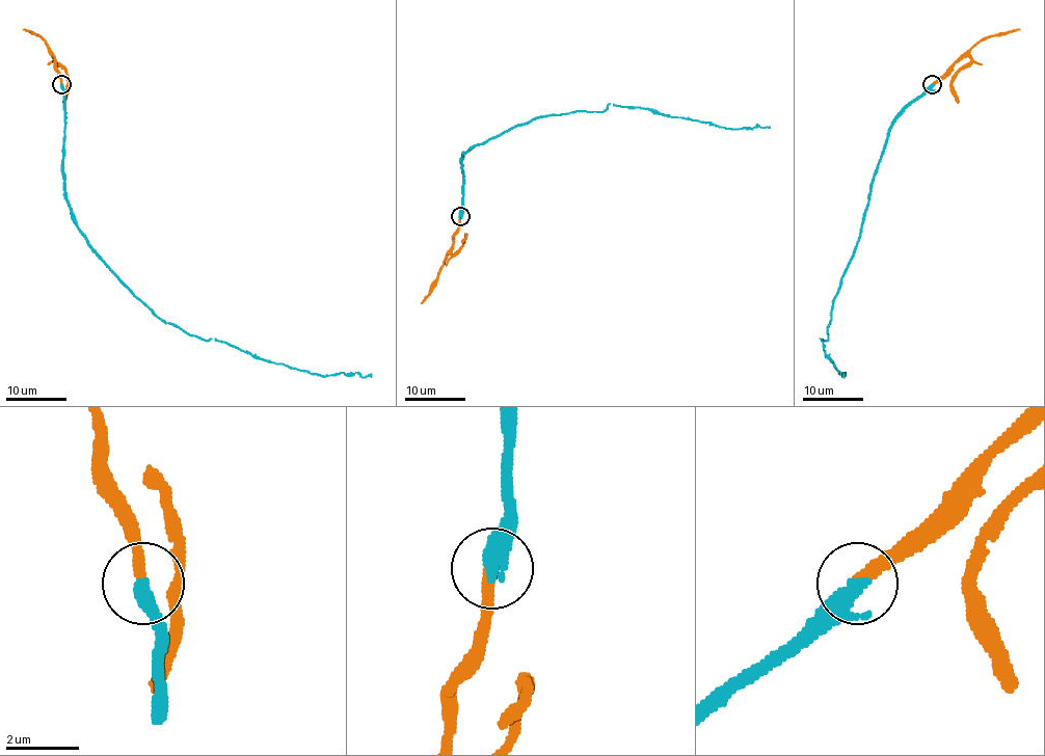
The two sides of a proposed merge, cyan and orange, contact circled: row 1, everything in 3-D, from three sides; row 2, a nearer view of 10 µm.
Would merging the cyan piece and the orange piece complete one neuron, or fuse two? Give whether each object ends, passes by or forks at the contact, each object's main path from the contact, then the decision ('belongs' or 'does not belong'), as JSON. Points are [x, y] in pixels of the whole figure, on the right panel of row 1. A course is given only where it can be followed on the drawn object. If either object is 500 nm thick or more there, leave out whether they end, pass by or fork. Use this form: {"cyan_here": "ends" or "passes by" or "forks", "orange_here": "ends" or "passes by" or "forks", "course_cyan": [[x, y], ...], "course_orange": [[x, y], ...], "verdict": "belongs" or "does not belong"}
{"cyan_here": "passes by", "orange_here": "ends", "course_cyan": [[933, 84], [894, 120], [873, 182], [856, 249], [834, 296], [827, 339], [820, 339], [824, 352], [843, 373]], "course_orange": [[933, 84], [981, 41], [1020, 28]], "verdict": "belongs"}

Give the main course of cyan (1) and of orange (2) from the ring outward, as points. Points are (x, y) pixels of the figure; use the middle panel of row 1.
1: (460, 216), (462, 156), (534, 118), (603, 111), (614, 103), (722, 128), (769, 128)
2: (460, 216), (453, 248), (443, 265), (436, 286), (422, 303)

